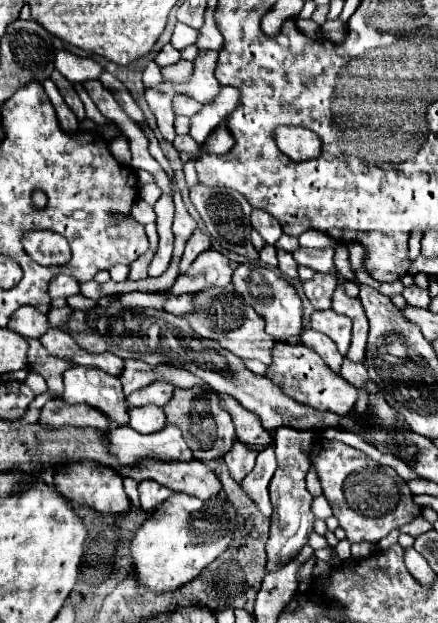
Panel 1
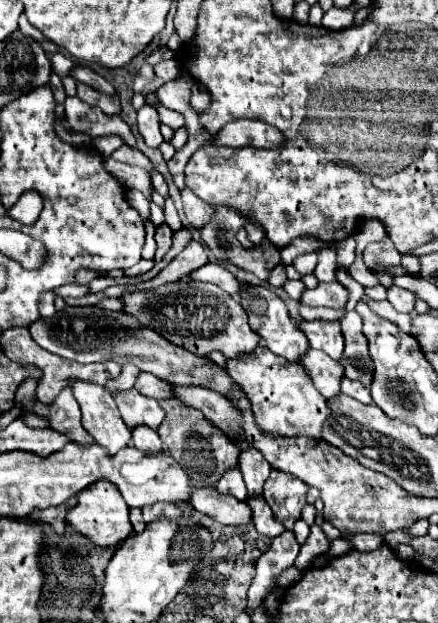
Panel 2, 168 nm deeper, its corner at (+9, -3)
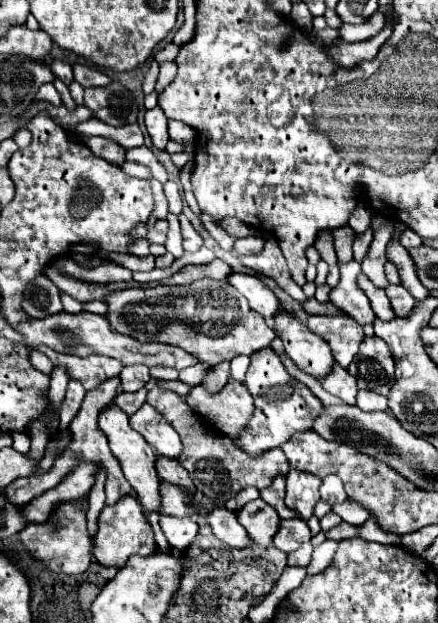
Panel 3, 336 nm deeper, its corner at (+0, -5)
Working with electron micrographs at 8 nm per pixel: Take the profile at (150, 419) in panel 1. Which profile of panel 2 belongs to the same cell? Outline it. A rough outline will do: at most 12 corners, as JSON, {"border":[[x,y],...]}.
{"border":[[149,427],[133,429],[133,445],[149,455],[163,451],[159,435]]}

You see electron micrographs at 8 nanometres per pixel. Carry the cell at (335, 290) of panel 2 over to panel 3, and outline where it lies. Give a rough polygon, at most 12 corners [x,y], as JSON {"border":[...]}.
{"border":[[360,263],[340,267],[340,283],[330,301],[360,325],[372,323],[374,311],[358,287]]}

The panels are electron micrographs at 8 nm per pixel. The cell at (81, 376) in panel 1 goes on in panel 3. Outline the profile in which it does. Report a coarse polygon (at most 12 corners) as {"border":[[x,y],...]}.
{"border":[[118,405],[98,415],[144,513],[158,509],[154,447]]}

